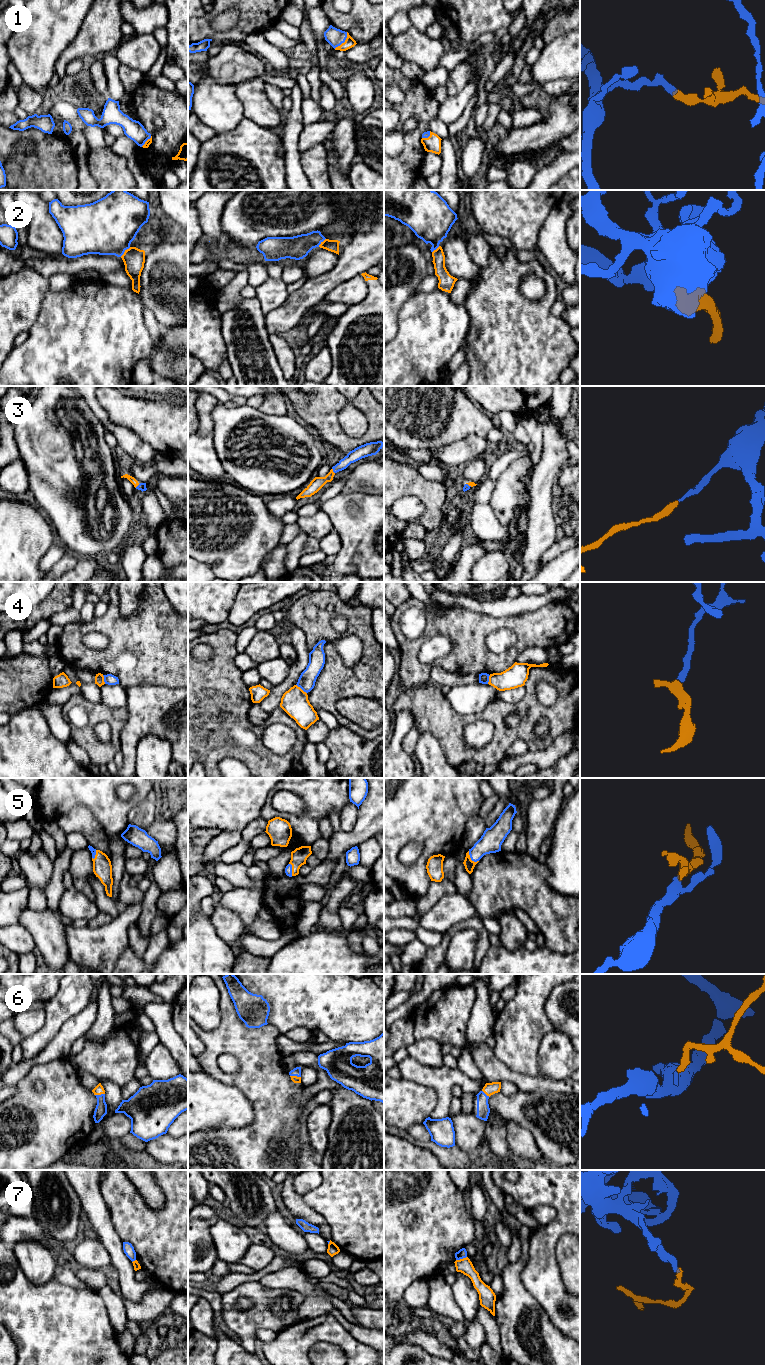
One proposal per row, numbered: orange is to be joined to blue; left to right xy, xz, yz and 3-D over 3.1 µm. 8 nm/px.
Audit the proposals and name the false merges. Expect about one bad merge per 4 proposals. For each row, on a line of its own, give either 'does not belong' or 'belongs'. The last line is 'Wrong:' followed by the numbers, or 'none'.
1: belongs
2: belongs
3: belongs
4: does not belong
5: belongs
6: belongs
7: does not belong
Wrong: 4, 7

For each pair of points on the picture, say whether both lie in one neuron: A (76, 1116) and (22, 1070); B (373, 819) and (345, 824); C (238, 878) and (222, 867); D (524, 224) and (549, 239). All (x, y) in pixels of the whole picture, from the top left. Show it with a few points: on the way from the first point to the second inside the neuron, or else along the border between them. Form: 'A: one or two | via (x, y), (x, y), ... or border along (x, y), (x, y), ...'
A: two | border along (48, 1062), (35, 1064), (15, 1085)
B: two | border along (359, 809), (355, 826), (350, 831), (342, 832)
C: one | via (234, 874), (226, 871)
D: two | border along (549, 212), (539, 232), (536, 246)

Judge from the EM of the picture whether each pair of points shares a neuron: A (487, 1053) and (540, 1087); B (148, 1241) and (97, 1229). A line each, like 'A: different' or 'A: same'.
A: same
B: different

